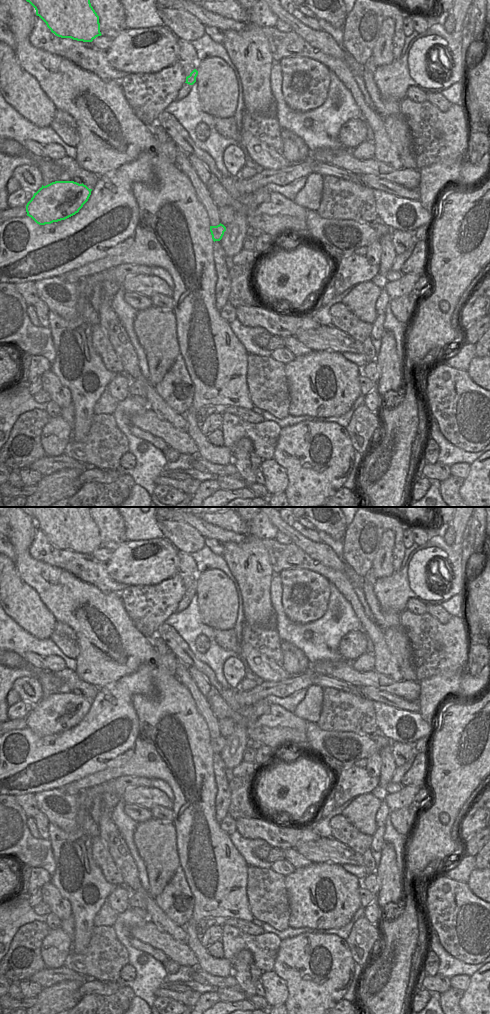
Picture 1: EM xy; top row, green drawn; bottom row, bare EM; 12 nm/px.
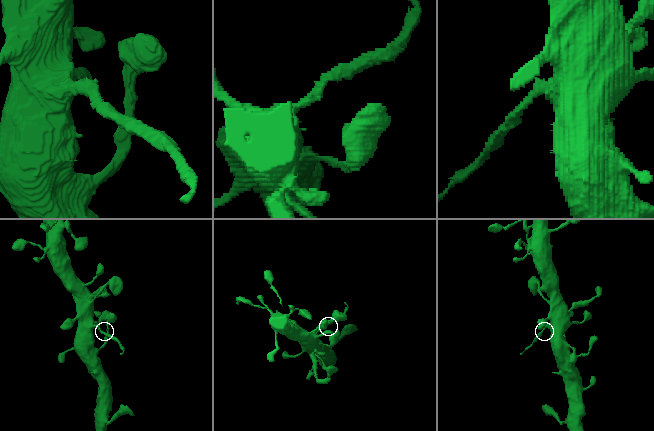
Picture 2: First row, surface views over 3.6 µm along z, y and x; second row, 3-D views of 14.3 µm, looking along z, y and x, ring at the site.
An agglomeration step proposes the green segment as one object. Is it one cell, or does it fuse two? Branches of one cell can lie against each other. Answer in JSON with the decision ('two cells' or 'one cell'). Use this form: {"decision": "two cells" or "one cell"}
{"decision": "two cells"}

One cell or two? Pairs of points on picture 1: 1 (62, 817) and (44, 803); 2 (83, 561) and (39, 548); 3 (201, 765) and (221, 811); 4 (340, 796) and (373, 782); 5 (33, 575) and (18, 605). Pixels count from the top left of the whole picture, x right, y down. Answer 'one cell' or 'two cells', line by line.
1: one cell
2: one cell
3: two cells
4: one cell
5: two cells

